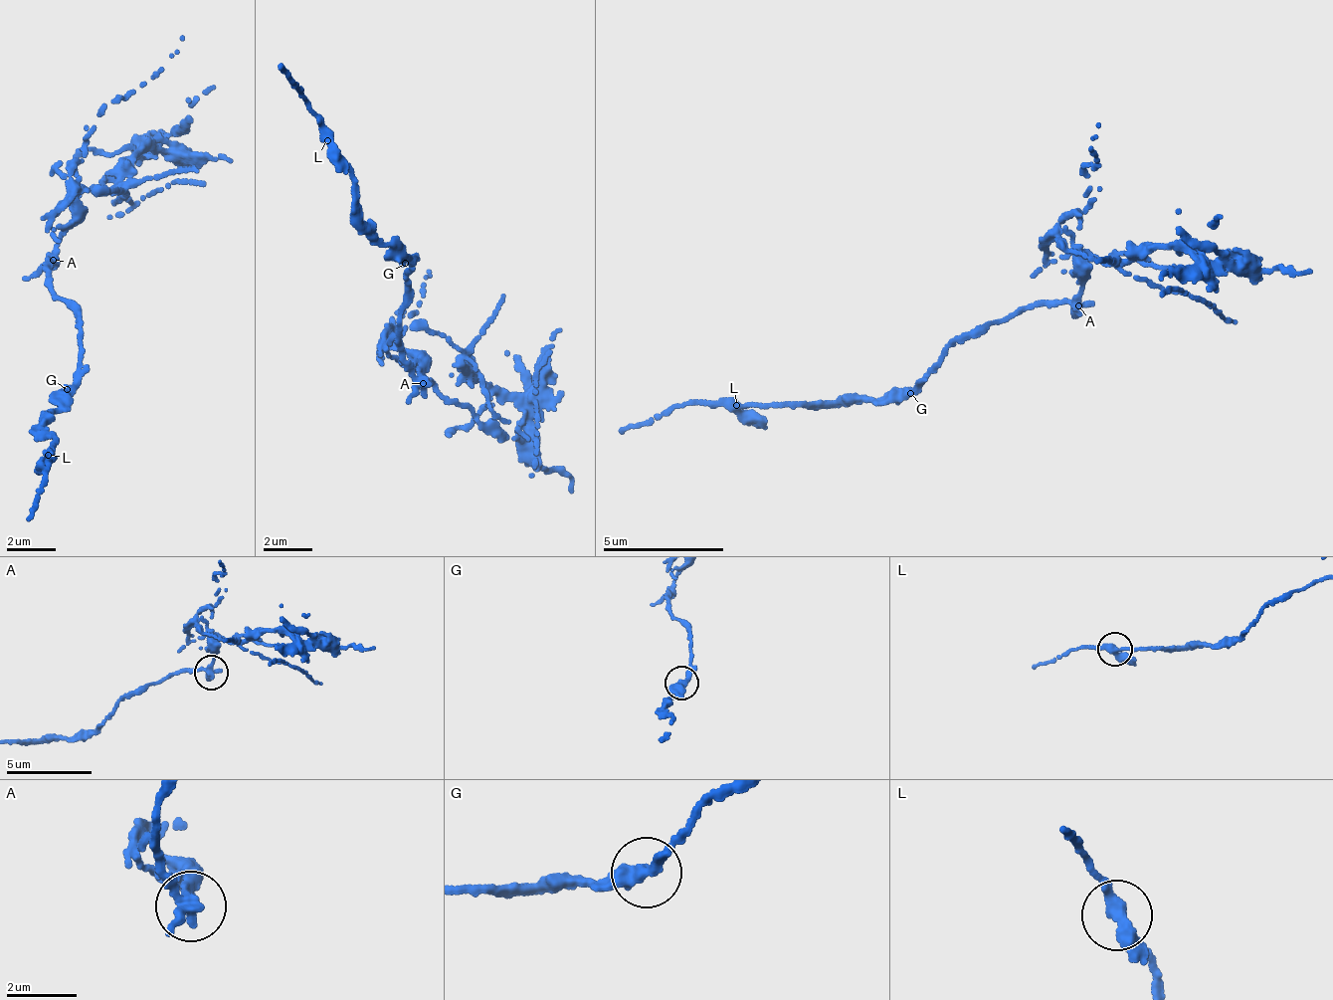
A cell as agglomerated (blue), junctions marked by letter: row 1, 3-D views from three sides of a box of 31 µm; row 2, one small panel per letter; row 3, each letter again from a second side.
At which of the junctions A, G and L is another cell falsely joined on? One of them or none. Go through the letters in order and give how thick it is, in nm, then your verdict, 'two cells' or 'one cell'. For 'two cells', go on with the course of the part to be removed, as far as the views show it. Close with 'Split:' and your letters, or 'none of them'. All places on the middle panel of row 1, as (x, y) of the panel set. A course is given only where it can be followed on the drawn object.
A: 280 nm | two cells | (425, 385), (402, 338), (421, 326), (464, 352), (509, 399), (522, 451), (571, 495)
G: 360 nm | one cell
L: 300 nm | one cell
Split: A

